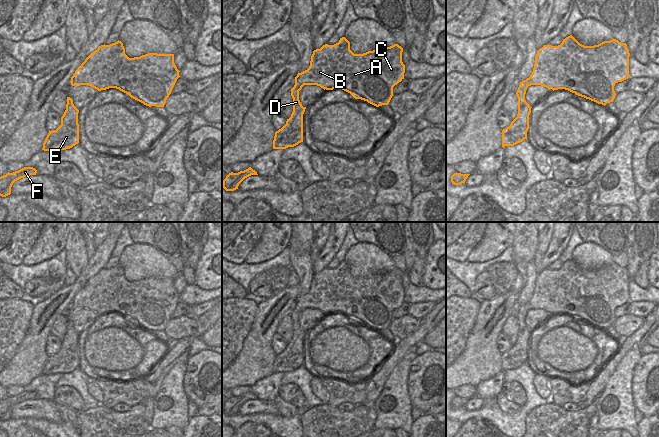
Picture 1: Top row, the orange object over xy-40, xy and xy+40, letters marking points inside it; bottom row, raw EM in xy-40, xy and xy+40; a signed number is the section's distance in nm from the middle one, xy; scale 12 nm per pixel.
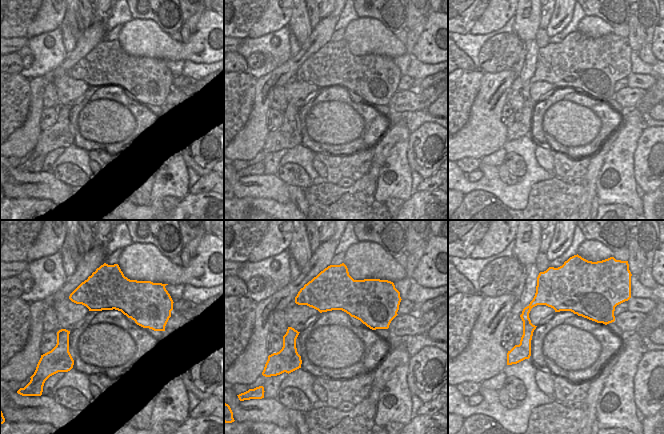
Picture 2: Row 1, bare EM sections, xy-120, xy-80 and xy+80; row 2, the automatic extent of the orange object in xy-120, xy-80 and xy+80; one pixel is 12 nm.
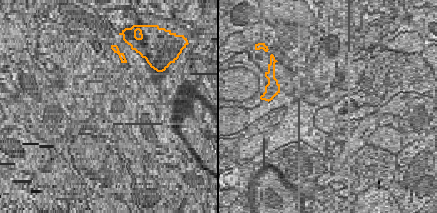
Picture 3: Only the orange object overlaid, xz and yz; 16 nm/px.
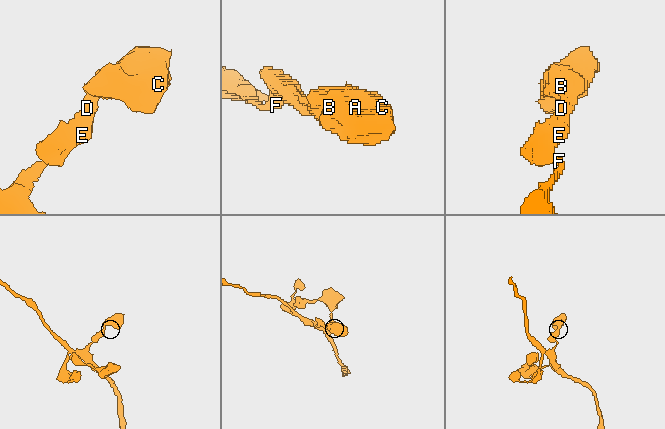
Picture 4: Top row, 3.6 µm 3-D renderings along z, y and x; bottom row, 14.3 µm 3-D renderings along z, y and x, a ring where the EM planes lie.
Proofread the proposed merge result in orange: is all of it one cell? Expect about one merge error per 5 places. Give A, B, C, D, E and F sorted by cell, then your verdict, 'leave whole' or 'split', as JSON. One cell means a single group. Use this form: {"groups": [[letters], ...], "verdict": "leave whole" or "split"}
{"groups": [["A", "B", "C"], ["D", "E", "F"]], "verdict": "split"}

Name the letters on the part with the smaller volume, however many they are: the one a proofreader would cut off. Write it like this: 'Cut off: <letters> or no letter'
Cut off: A, B, C

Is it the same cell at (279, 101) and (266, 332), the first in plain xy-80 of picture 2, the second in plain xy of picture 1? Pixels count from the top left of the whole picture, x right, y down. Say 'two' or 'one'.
two

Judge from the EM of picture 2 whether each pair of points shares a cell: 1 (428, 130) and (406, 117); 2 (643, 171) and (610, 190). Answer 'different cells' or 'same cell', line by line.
1: different cells
2: different cells

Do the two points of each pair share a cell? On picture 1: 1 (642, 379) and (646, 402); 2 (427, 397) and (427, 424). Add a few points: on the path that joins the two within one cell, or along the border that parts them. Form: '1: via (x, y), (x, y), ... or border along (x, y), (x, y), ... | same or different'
1: via (646, 385), (646, 396) | same
2: border along (422, 413), (427, 414) | different

